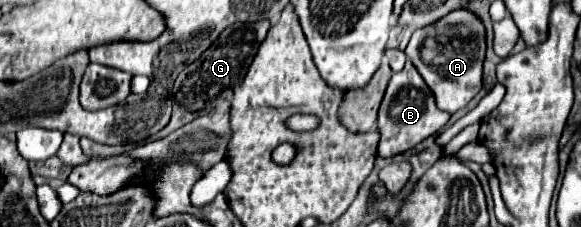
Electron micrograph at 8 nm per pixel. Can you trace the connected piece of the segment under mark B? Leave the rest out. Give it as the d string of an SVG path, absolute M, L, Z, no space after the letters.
M408 60L402 72L392 74L392 80L388 84L388 90L384 94L384 100L380 104L378 112L378 128L380 128L380 144L378 144L378 156L380 158L392 158L396 154L402 154L428 136L436 134L446 122L450 114L442 112L434 104L434 96L430 88L424 84L422 76L416 72L414 64Z

